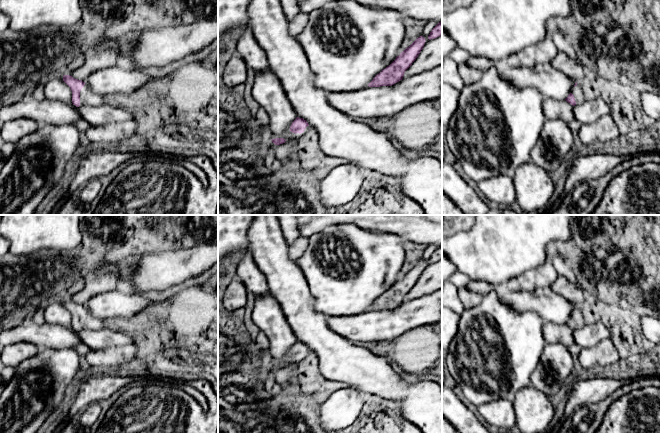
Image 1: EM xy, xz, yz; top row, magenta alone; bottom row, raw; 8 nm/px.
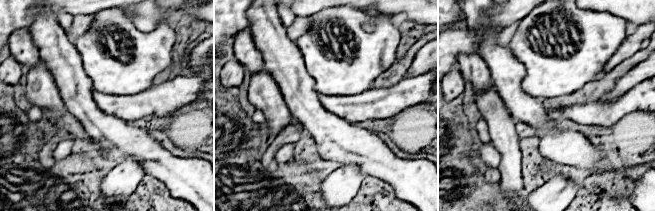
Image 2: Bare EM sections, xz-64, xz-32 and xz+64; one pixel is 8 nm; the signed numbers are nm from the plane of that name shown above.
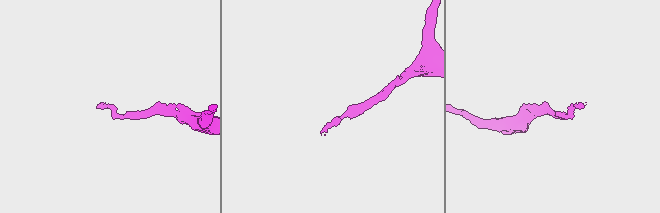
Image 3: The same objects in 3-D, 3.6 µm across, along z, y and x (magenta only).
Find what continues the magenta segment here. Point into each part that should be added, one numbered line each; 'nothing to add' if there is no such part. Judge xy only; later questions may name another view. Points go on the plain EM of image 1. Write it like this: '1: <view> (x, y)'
1: xy (87, 321)

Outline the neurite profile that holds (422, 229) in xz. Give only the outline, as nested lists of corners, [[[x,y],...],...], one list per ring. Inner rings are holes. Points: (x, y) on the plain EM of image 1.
[[[314,215],[311,220],[298,227],[301,236],[310,237],[330,224],[353,223],[373,232],[391,233],[404,241],[422,245],[442,246],[442,215]]]

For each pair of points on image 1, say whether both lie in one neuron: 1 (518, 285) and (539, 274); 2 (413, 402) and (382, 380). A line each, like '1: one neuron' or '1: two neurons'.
1: one neuron
2: one neuron

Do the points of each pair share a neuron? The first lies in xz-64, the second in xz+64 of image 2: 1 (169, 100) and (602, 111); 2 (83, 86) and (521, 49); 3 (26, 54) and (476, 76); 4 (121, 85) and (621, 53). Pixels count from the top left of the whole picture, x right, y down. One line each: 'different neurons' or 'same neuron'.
1: same neuron
2: different neurons
3: same neuron
4: different neurons

